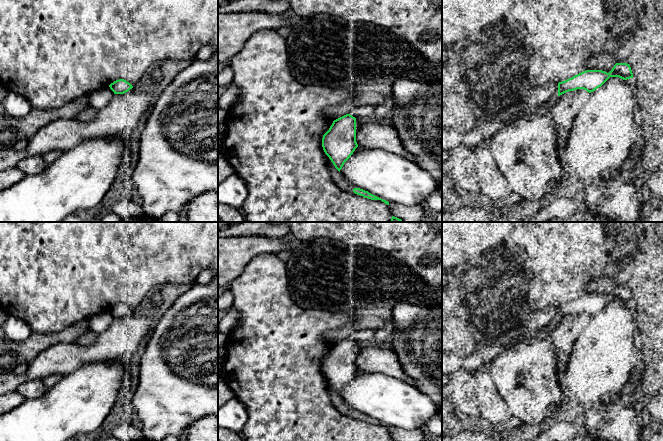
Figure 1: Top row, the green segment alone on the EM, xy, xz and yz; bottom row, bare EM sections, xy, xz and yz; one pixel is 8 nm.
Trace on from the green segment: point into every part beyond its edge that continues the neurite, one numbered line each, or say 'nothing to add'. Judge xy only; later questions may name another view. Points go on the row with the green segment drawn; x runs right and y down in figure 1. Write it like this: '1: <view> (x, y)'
nothing to add

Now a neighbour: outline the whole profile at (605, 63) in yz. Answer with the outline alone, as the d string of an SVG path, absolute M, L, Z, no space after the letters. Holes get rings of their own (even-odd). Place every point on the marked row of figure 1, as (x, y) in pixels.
M597 55L588 60L587 70L602 70L609 73L615 64L610 55Z

